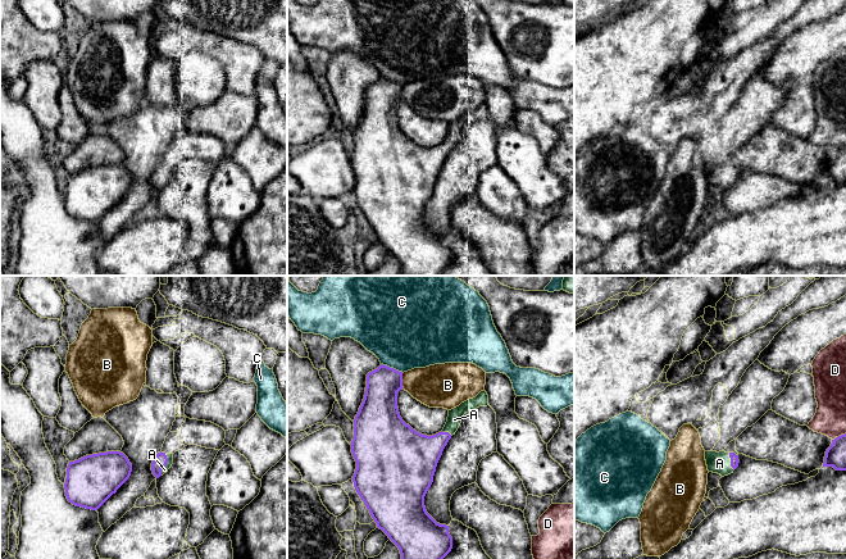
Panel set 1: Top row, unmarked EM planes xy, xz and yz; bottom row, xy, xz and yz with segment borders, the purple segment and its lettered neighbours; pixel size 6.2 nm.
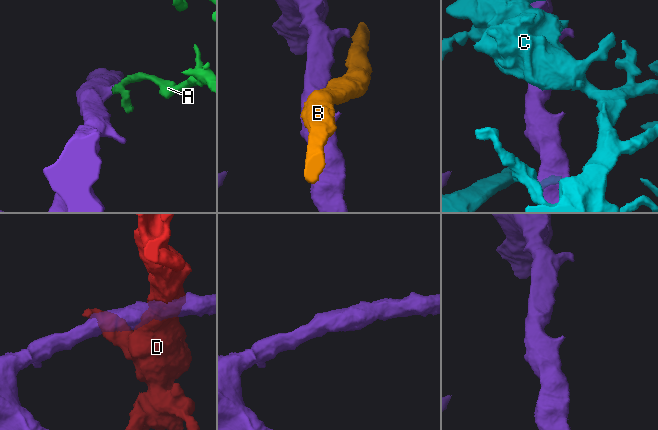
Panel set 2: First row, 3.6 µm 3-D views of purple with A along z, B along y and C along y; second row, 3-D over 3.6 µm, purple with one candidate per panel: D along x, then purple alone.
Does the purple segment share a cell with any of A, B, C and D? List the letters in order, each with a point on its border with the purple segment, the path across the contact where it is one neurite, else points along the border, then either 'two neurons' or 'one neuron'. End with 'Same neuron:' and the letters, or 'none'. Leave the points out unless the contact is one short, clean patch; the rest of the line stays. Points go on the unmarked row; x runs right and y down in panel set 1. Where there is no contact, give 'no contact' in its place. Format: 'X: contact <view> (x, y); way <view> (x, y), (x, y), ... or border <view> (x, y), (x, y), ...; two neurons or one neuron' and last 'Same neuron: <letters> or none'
A: contact xy (165, 177); way xy (160, 173), (165, 177), (164, 182); one neuron
B: contact xz (401, 94); border xz (401, 86), (401, 98), (404, 100); two neurons
C: contact xz (392, 81); two neurons
D: contact yz (838, 149); two neurons
Same neuron: A

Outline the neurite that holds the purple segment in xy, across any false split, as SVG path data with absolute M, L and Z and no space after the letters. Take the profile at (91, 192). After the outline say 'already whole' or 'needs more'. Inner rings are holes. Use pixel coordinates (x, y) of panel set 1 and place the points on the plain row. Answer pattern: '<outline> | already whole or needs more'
M120 164L86 168L69 174L65 209L76 219L97 223L129 191L132 177Z | already whole

